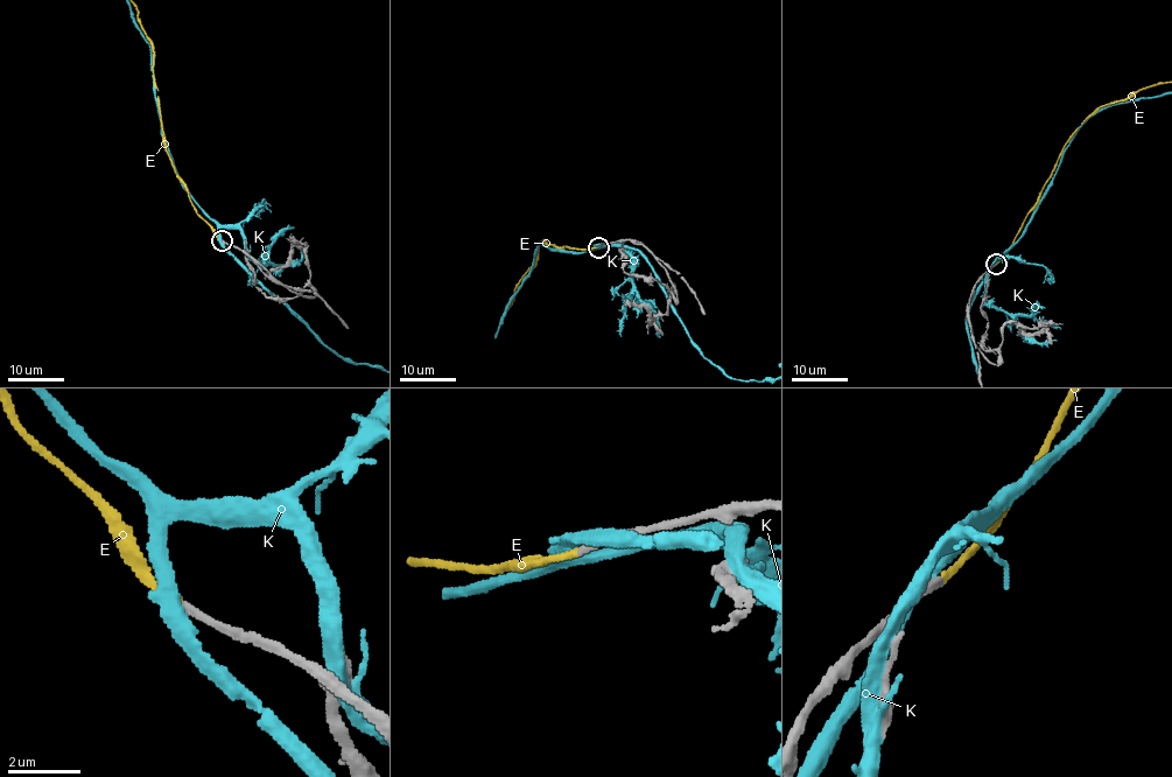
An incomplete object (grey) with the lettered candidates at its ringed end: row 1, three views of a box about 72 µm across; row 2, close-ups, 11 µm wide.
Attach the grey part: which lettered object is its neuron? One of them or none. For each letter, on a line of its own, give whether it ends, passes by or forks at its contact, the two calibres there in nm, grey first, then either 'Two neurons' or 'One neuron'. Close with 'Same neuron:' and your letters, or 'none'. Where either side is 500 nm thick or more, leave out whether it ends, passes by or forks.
E: It ends there. Thickness 220 nm (grey) against 180 nm. One neuron
K: It passes by. Thickness 240 nm (grey) against 400 nm. Two neurons
Same neuron: E

